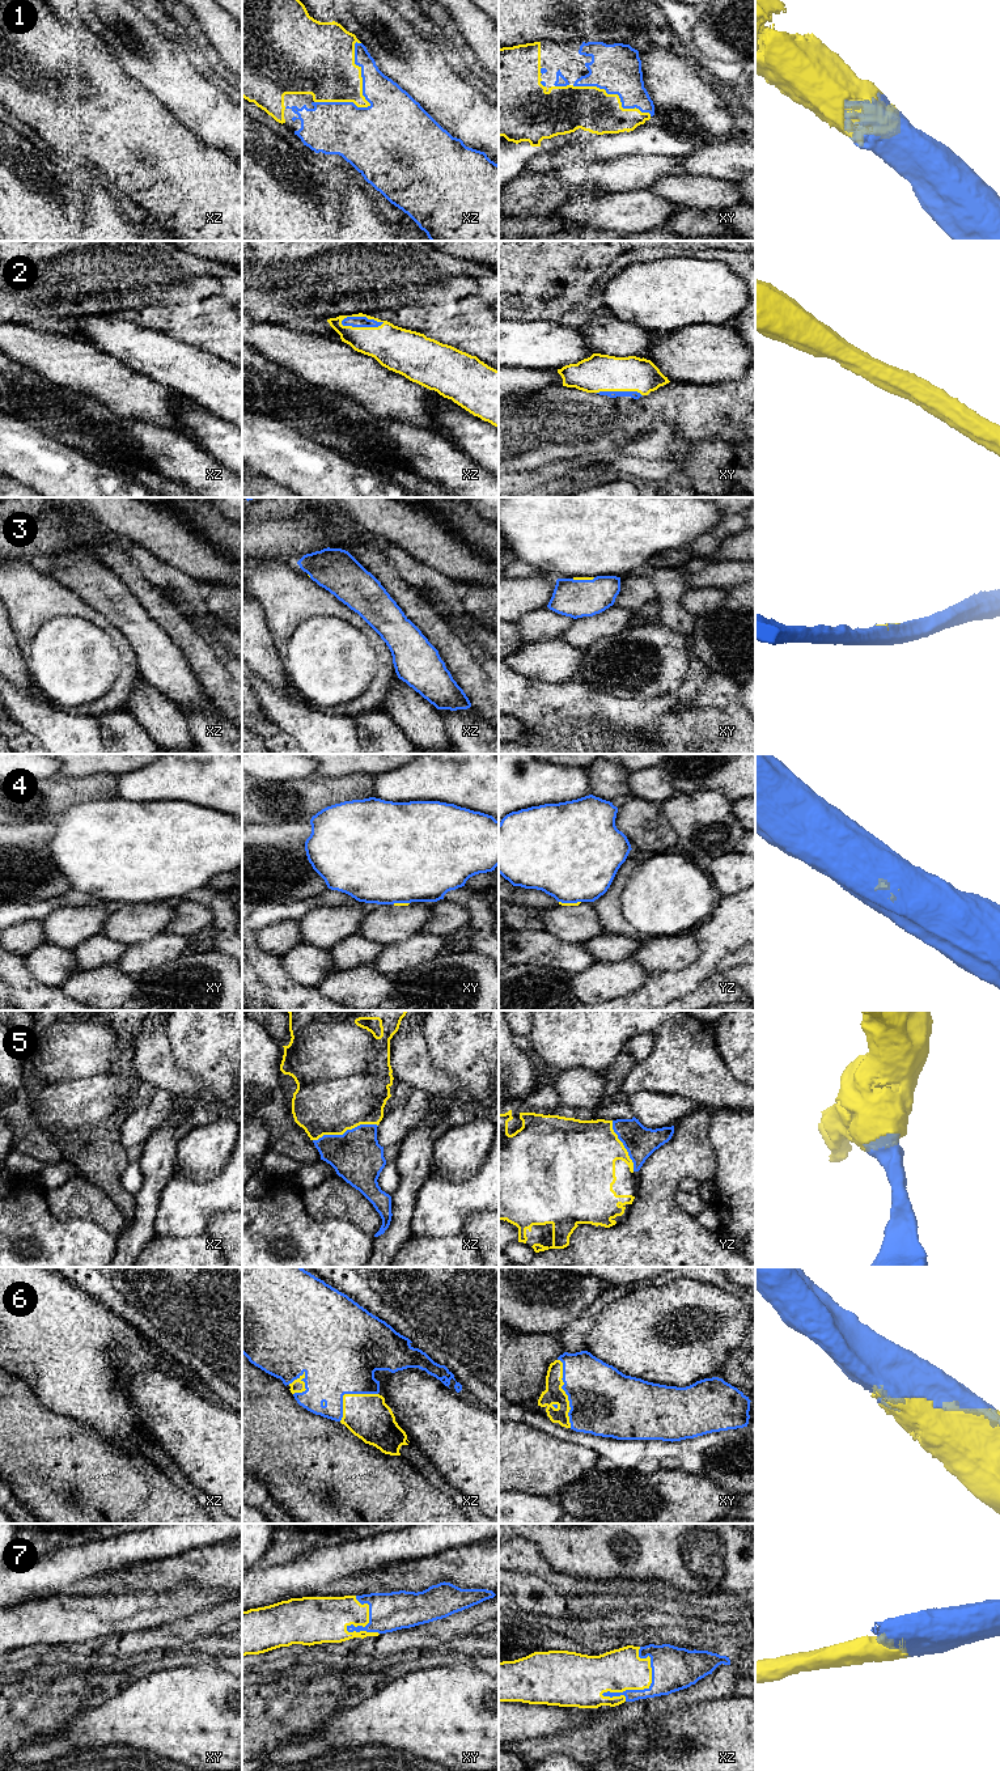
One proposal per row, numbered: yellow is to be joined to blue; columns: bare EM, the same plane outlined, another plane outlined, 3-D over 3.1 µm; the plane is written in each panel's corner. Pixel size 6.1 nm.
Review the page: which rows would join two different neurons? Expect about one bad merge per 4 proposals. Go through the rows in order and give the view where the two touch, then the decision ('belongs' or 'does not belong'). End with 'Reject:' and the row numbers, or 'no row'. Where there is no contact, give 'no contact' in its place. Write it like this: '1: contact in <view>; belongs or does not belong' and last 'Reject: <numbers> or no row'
1: contact in xz; belongs
2: contact in xz; belongs
3: contact in xy; belongs
4: contact in yz; does not belong
5: contact in xz; belongs
6: contact in xy; belongs
7: contact in xz; belongs
Reject: 4

